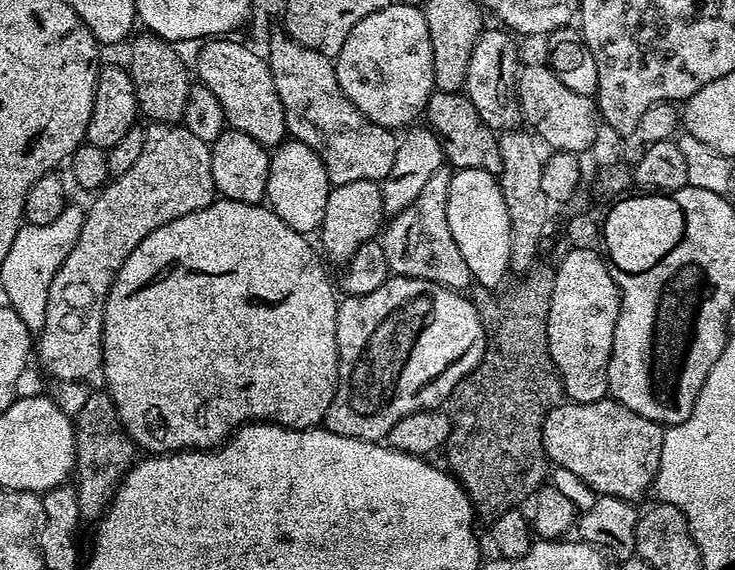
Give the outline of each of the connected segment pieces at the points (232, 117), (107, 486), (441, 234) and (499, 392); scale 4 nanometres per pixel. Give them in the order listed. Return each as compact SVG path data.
M236 38L205 39L196 56L195 75L197 72L199 83L208 87L218 97L218 102L222 102L228 128L250 134L250 138L265 146L279 146L288 136L288 127L282 98L278 98L278 90L274 90L274 78L268 69L267 59L232 39Z
M107 391L89 393L84 404L80 406L74 420L76 479L74 487L79 498L81 519L88 522L97 521L110 505L124 477L132 467L136 458L136 447L129 439L128 433L121 425L117 410L109 398Z
M447 167L439 168L434 178L422 186L422 194L418 194L410 206L387 221L382 232L382 243L389 273L422 278L457 290L464 290L467 284L473 283L462 253L454 243L454 234L450 234L450 222L446 222L446 202L450 198L451 181L452 172Z
M536 266L531 269L523 277L524 280L512 292L512 297L508 300L508 309L504 312L504 317L496 324L496 333L491 333L490 339L487 341L484 356L480 359L478 367L472 371L471 376L467 376L455 392L450 397L450 417L452 430L448 436L446 453L448 452L448 464L446 463L447 471L451 472L460 483L463 495L472 499L472 504L481 512L482 515L488 516L487 518L495 518L501 512L513 511L523 500L531 501L535 497L537 490L545 483L548 468L550 469L550 461L547 454L544 453L544 443L542 442L542 426L546 414L551 408L556 407L565 399L564 385L560 382L560 373L557 369L555 362L550 358L550 346L548 345L548 335L546 334L546 322L550 314L550 294L554 294L554 278L556 277L555 271L551 267L540 268Z

